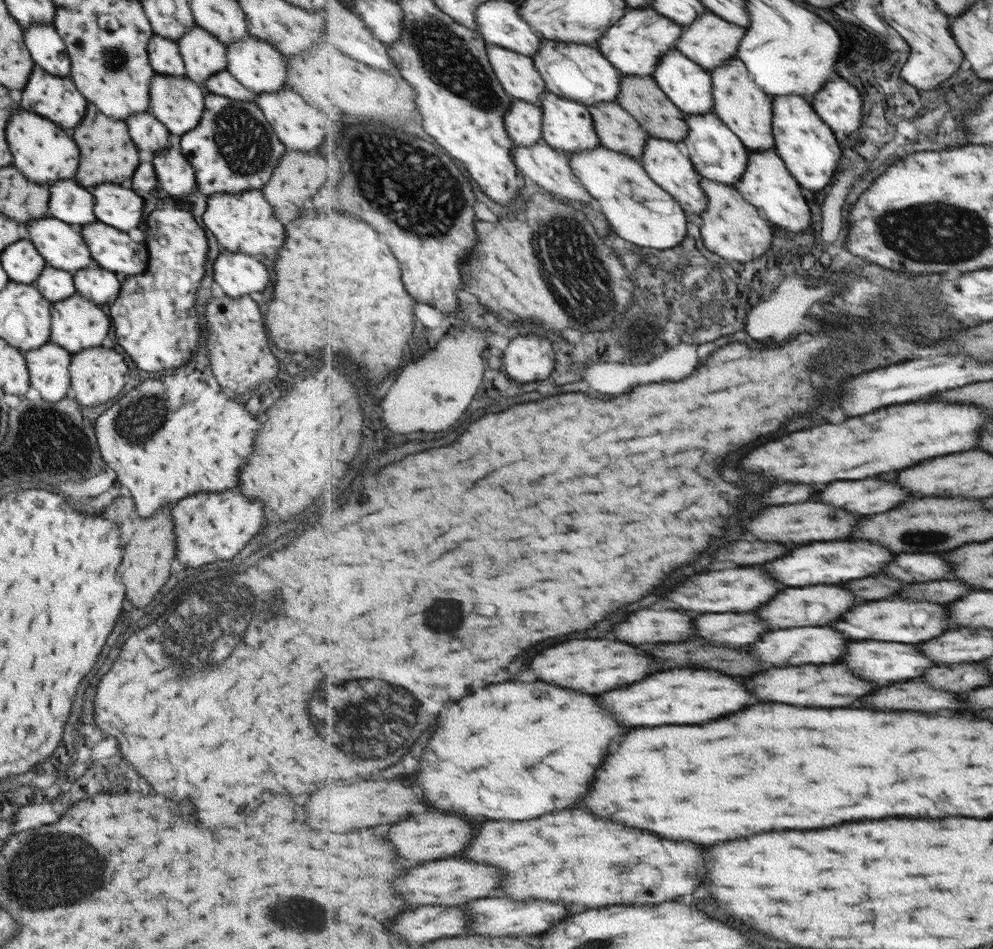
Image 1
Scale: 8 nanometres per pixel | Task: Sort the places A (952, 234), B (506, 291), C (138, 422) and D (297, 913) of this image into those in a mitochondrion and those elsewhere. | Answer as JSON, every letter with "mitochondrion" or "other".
{"A":"mitochondrion","B":"other","C":"mitochondrion","D":"mitochondrion"}

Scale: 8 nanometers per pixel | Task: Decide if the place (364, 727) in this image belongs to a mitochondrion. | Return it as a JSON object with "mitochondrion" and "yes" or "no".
{"mitochondrion":"yes"}

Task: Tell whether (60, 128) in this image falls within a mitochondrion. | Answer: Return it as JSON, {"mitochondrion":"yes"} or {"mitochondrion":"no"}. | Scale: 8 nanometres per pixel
{"mitochondrion":"no"}

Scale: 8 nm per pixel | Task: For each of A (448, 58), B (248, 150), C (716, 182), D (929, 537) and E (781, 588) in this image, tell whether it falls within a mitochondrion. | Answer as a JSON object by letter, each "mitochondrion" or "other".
{"A":"mitochondrion","B":"mitochondrion","C":"other","D":"mitochondrion","E":"other"}

